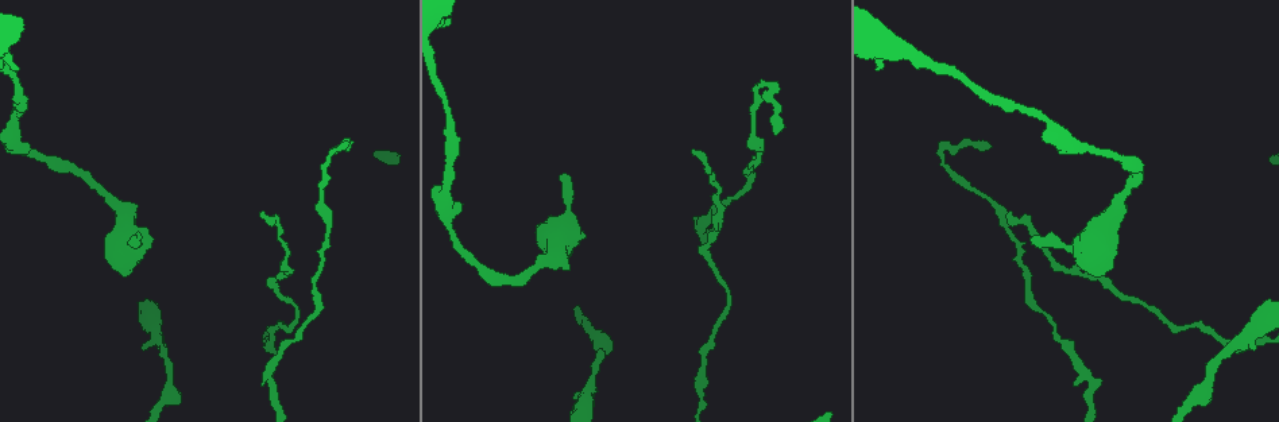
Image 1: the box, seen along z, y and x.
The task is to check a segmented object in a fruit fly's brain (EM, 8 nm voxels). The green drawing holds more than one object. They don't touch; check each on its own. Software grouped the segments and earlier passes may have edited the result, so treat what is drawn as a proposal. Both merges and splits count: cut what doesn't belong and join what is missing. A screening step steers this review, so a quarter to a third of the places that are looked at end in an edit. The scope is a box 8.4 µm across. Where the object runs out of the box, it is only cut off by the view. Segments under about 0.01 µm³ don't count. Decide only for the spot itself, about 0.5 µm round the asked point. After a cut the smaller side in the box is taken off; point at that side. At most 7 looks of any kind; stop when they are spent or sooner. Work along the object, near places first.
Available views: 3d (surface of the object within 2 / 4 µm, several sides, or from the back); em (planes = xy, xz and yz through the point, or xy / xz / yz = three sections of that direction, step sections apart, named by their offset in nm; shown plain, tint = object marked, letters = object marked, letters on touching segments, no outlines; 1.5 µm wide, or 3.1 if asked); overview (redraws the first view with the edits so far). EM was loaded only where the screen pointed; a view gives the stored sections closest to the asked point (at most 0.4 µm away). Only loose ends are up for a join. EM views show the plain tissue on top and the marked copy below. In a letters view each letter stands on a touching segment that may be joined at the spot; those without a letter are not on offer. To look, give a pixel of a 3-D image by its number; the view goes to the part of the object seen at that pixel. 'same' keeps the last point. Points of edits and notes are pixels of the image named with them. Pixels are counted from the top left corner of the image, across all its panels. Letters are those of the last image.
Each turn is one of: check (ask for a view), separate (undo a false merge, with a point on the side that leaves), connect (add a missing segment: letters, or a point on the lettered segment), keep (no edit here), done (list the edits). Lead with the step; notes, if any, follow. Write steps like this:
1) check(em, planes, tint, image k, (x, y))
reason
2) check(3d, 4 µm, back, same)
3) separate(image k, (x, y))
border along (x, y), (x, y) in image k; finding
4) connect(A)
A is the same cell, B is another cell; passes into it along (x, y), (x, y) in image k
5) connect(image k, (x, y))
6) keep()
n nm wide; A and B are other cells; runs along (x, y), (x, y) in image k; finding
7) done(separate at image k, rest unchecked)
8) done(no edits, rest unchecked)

check(em, planes, tint, image 1, (1071, 246))
sudden change in width

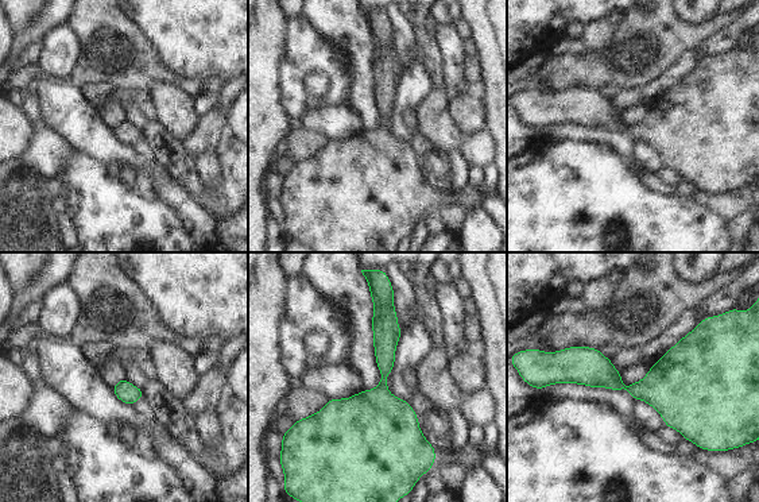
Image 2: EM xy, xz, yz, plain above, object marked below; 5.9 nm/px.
check(em, planes, letters, same)

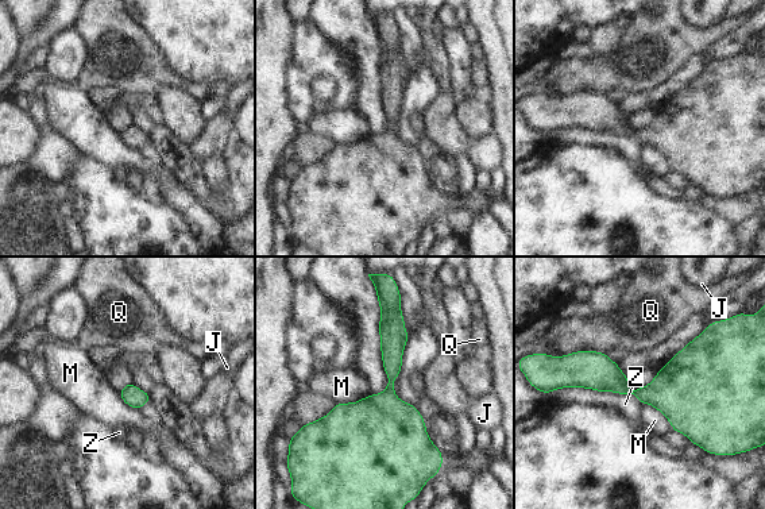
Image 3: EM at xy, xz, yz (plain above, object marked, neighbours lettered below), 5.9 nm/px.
keep()
Z touches over 500 nm; J, M, Q and Z are other cells; border along (641, 403), (653, 405), (673, 431) in image 3; all the same neuron

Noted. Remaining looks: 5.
check(3d, 2 µm, image 1, (19, 149))
calibre changes

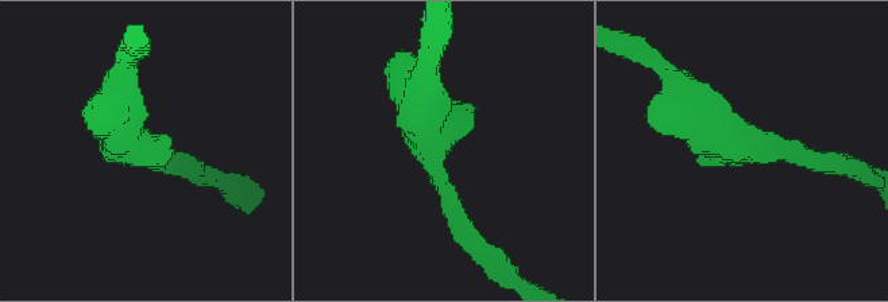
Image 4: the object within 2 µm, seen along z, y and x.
check(em, xz, step 8, tint, image 4, (782, 154))
arms of 160, 280 nm; now the EM

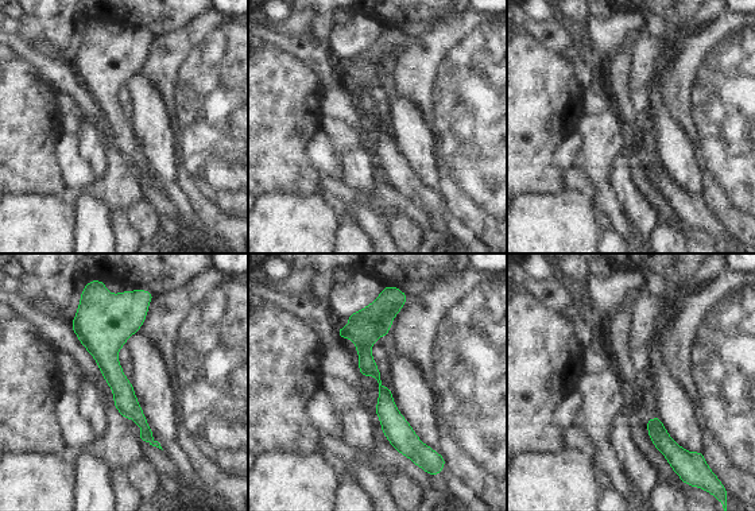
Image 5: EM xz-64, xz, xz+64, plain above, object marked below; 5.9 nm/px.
check(em, planes, letters, same)
cut it another way

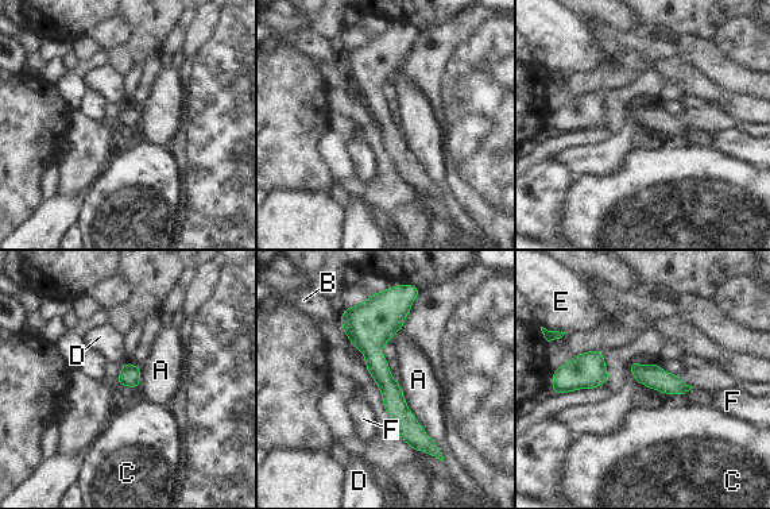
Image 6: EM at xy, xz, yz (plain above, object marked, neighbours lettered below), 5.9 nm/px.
keep()
A, B, C, D, E and F are other cells; runs along (379, 299), (375, 362), (428, 448) in image 6; continuous, no second neuron

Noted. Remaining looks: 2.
done(no edits, rest unchecked)

